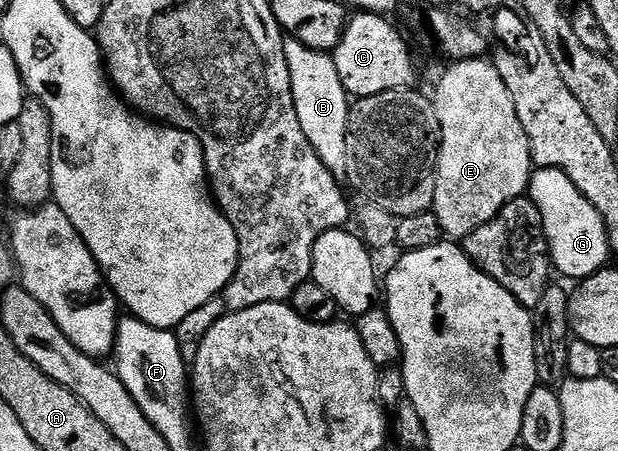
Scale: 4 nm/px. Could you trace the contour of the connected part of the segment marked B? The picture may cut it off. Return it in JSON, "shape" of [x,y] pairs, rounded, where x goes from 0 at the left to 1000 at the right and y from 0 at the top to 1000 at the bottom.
{"shape":[[[466,86],[460,93],[460,142],[471,248],[482,255],[482,273],[515,353],[521,353],[521,361],[545,397],[555,395],[560,379],[560,282],[566,217],[553,193],[553,175],[547,175],[547,149],[540,149],[537,120],[508,113],[487,91]]]}

